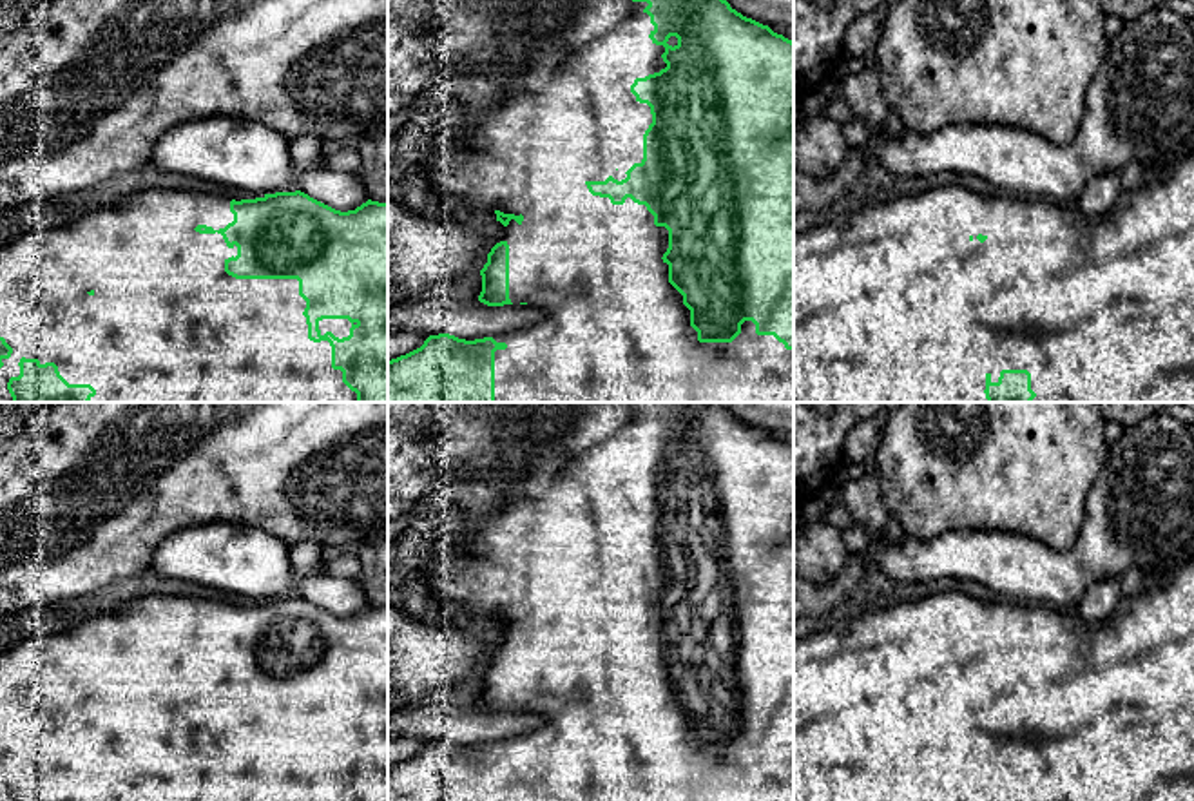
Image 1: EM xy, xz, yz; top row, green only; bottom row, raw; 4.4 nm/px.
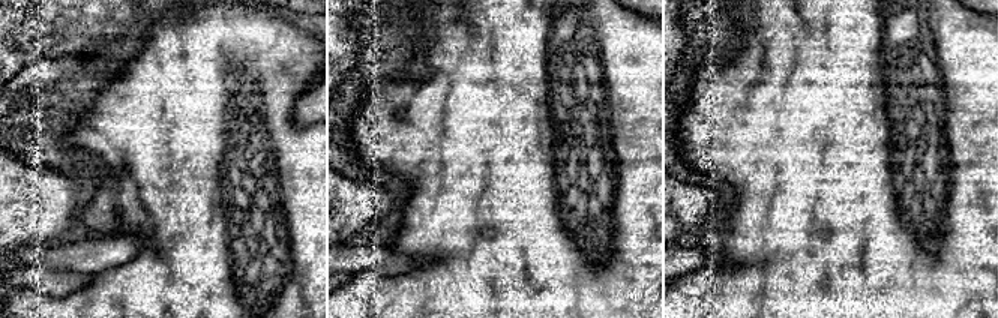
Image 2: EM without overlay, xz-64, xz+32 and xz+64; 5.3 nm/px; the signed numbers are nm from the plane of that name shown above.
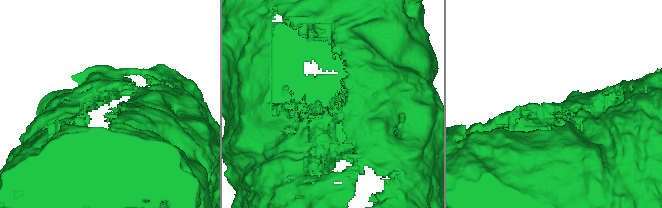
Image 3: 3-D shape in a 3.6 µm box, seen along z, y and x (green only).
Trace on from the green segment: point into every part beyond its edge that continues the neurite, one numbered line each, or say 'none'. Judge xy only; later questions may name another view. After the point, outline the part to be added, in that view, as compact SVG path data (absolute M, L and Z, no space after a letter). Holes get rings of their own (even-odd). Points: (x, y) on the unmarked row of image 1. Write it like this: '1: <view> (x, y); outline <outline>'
1: xy (165, 723); outline M159 585L141 587L114 611L62 632L25 638L0 654L0 743L13 754L11 763L2 765L0 801L11 801L7 788L20 781L22 763L54 768L69 790L91 790L96 801L357 801L342 788L342 777L332 774L330 748L308 745L306 707L299 701L297 685L236 685L225 678L225 667L237 661L237 652L228 654L217 638L234 627L230 607L225 600L183 596Z

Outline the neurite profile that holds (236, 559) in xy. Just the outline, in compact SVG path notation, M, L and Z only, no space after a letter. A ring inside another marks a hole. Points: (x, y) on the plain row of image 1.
M196 524L165 536L152 553L149 576L254 600L274 600L297 582L290 545L241 524Z

